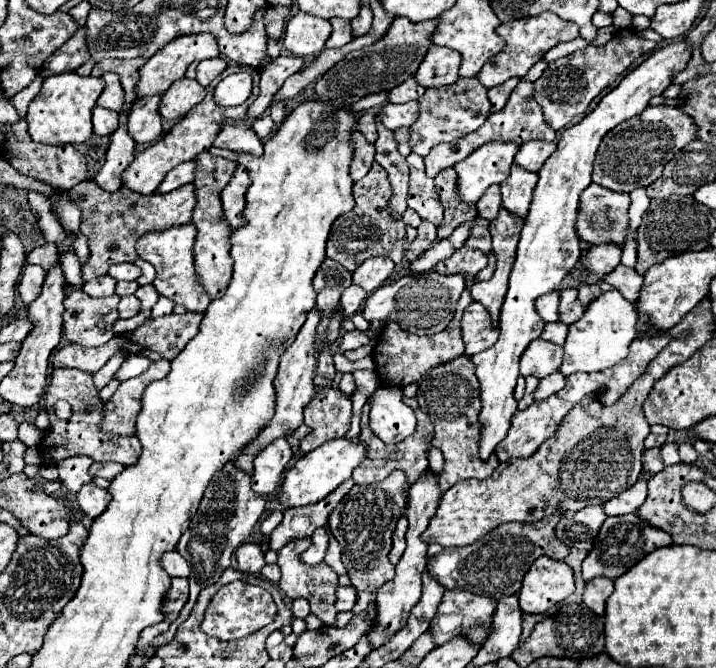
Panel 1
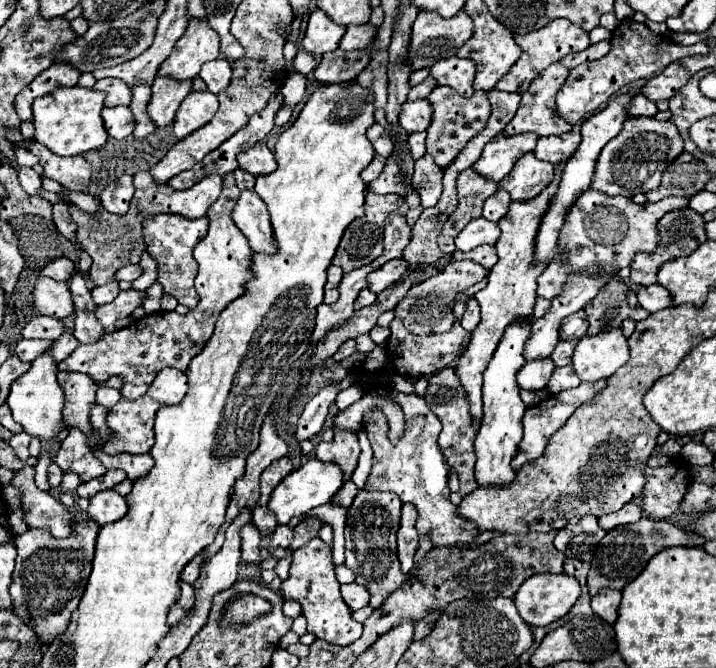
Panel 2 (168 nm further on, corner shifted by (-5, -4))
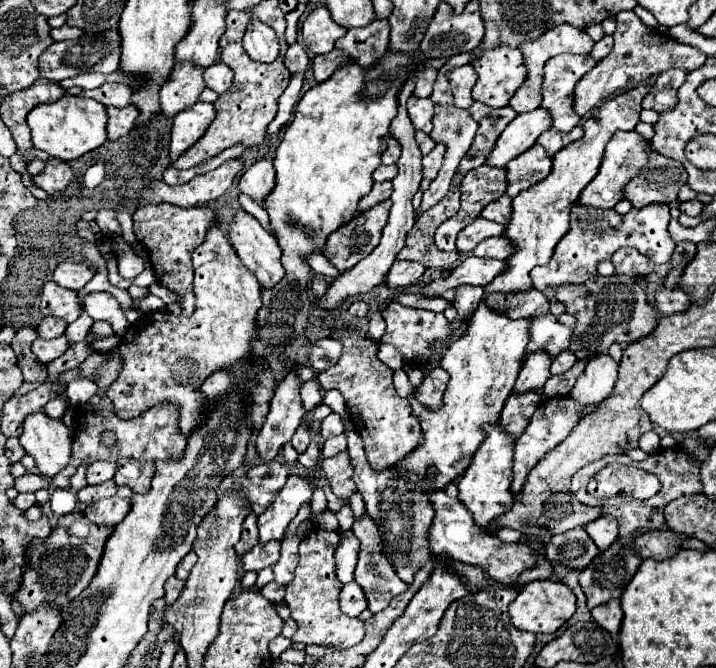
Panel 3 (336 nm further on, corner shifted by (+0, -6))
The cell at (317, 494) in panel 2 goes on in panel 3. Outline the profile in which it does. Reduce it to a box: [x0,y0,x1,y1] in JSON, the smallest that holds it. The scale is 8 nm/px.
[257,475,319,541]

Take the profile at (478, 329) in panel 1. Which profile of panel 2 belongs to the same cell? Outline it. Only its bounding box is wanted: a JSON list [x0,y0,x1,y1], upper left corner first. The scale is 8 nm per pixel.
[460,297,480,331]

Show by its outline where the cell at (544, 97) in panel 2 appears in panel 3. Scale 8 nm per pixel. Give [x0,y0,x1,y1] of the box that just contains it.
[541,55,597,131]

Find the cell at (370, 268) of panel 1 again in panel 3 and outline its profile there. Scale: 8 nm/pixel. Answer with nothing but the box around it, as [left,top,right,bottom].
[385,261,425,287]

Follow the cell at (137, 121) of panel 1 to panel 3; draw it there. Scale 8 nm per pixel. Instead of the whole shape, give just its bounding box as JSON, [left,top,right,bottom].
[159,63,205,117]

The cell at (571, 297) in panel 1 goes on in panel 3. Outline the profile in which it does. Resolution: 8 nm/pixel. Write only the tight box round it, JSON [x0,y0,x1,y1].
[527,313,575,357]

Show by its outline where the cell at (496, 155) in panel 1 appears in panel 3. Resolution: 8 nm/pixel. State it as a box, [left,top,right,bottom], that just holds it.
[487,109,551,167]

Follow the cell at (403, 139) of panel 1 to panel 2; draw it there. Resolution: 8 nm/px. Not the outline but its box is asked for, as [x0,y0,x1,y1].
[408,133,426,159]

